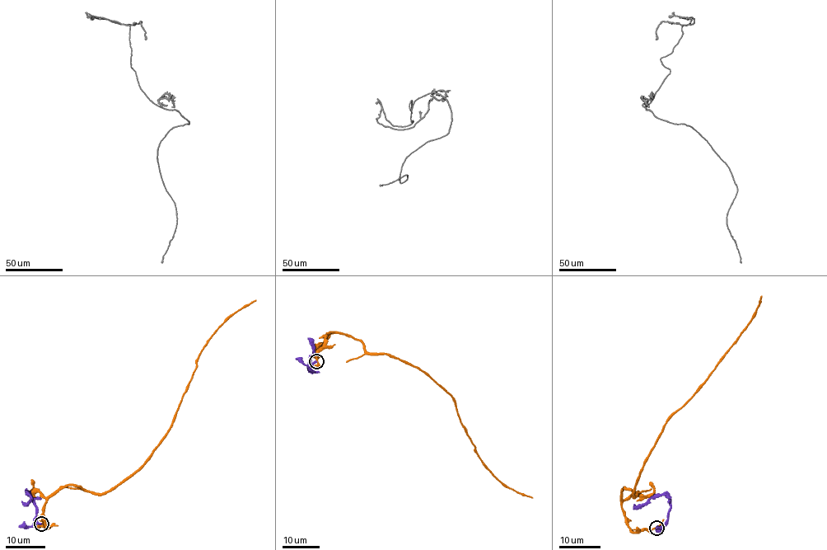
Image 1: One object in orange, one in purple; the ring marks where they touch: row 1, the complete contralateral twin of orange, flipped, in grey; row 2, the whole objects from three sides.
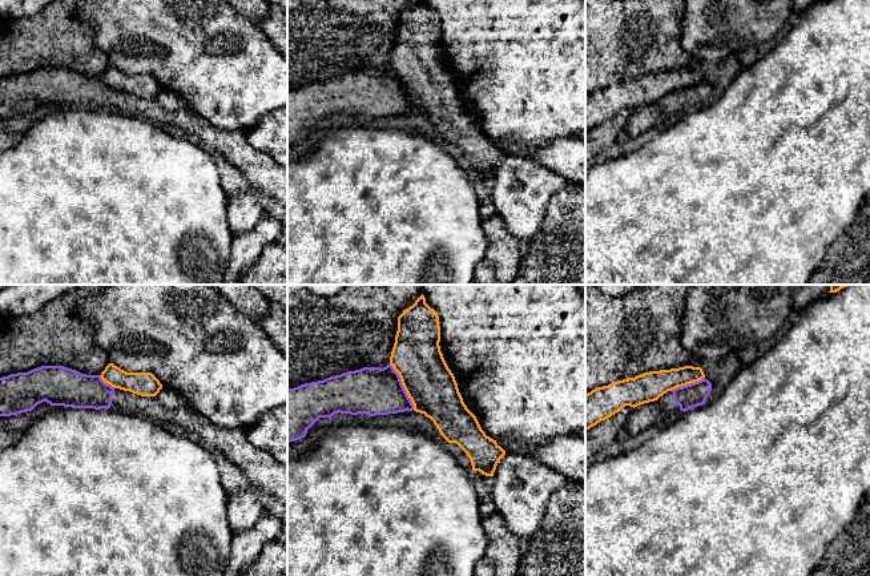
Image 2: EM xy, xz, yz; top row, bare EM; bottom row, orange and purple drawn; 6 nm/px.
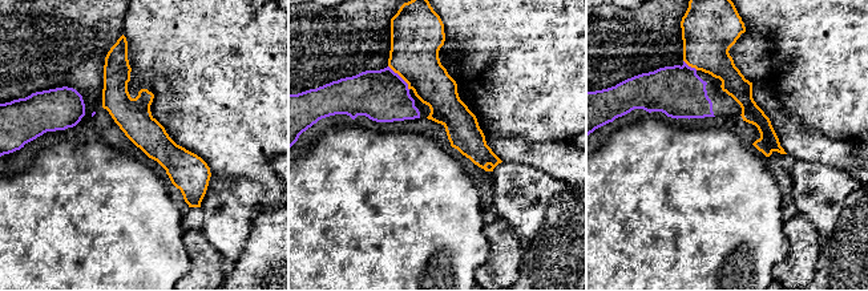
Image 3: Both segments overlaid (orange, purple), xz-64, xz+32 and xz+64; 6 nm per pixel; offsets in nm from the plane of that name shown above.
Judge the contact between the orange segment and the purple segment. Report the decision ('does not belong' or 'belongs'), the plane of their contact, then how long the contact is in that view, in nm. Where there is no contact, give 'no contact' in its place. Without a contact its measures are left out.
does not belong | xz | 320 nm

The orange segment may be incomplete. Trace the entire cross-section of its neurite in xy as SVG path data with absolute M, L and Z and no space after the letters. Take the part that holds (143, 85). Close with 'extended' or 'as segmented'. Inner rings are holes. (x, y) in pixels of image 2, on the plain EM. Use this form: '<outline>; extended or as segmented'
M109 65L100 78L114 90L141 98L156 98L162 90L162 86L152 74L126 74L113 65Z; as segmented

